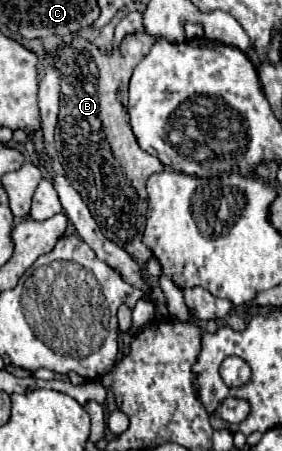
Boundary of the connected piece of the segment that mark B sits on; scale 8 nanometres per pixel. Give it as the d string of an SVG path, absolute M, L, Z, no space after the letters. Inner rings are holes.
M141 31L127 35L119 47L103 51L95 43L89 43L89 39L75 35L71 41L61 43L57 51L45 49L61 71L61 109L55 135L57 161L87 203L103 235L139 263L147 263L151 257L151 251L141 243L147 211L145 183L153 173L161 173L163 165L157 157L141 151L129 125L125 95L133 69L155 41L157 37Z

